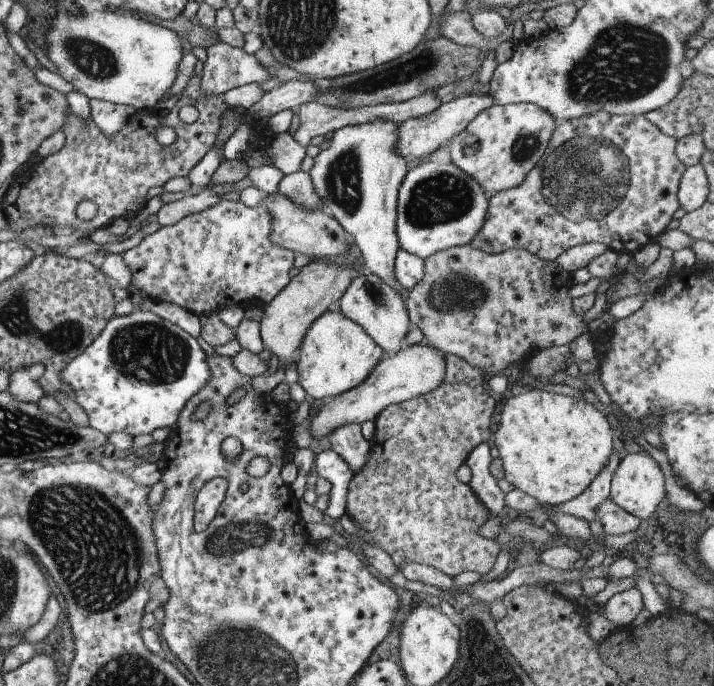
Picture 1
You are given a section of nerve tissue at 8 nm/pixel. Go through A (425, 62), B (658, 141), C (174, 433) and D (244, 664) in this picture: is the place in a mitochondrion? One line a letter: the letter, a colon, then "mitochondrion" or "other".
A: mitochondrion
B: other
C: other
D: mitochondrion

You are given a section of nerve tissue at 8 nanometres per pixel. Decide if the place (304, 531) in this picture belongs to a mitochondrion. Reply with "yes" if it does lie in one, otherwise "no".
no

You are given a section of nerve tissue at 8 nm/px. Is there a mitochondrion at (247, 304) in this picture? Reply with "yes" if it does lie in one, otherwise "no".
no

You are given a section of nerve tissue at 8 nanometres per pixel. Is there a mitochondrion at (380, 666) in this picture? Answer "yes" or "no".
no

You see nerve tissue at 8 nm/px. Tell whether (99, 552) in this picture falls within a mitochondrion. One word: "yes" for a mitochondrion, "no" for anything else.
yes

